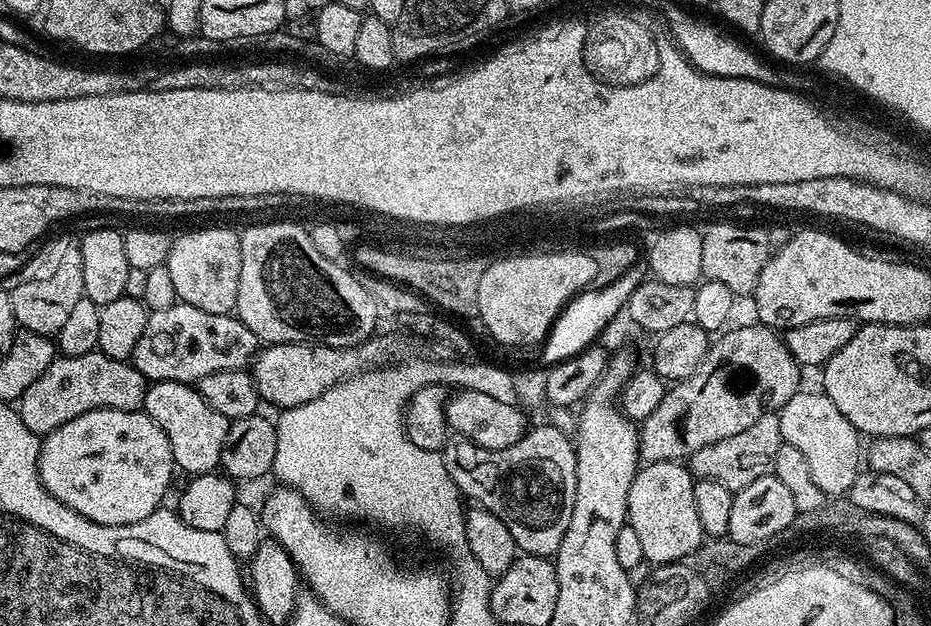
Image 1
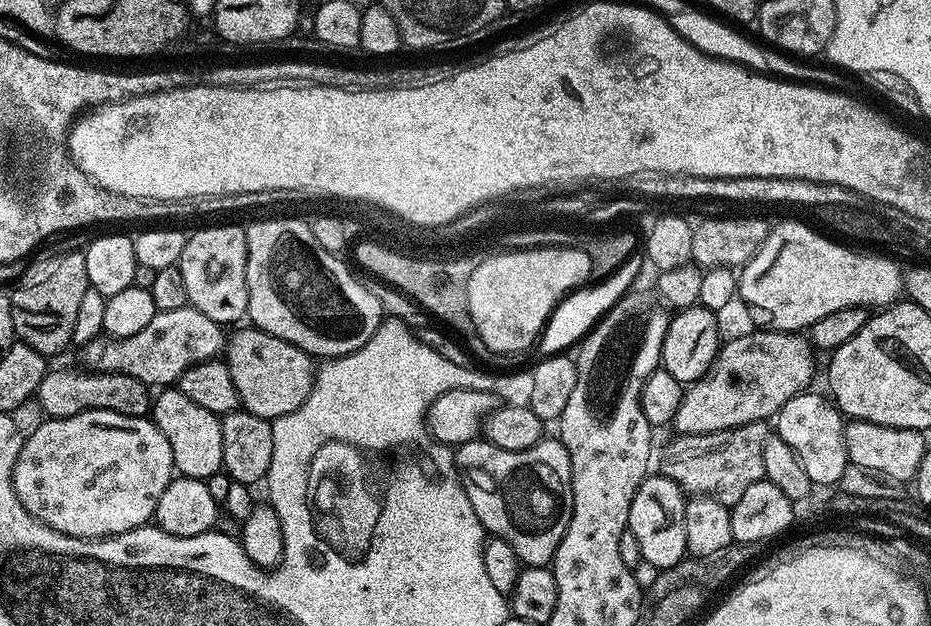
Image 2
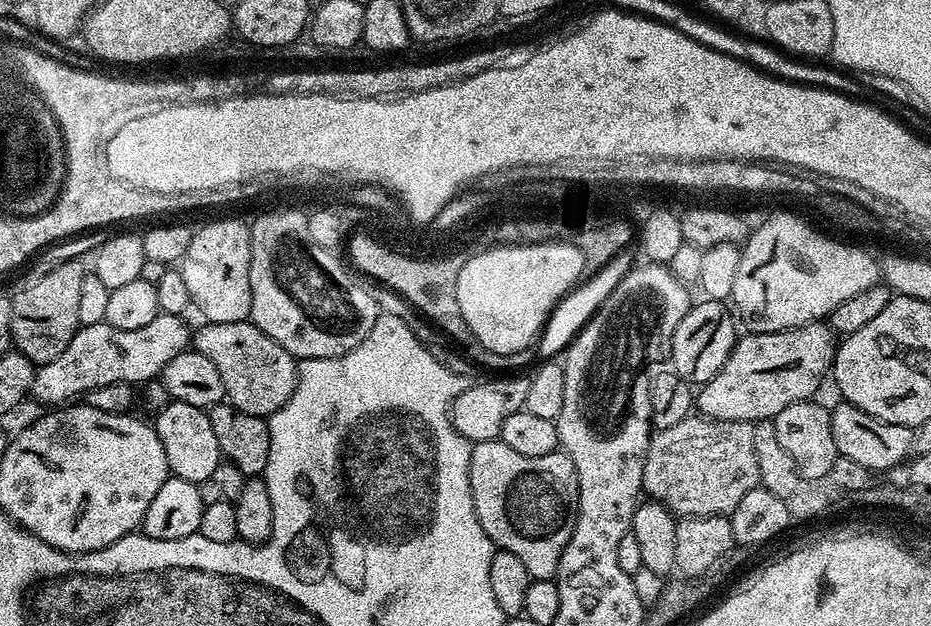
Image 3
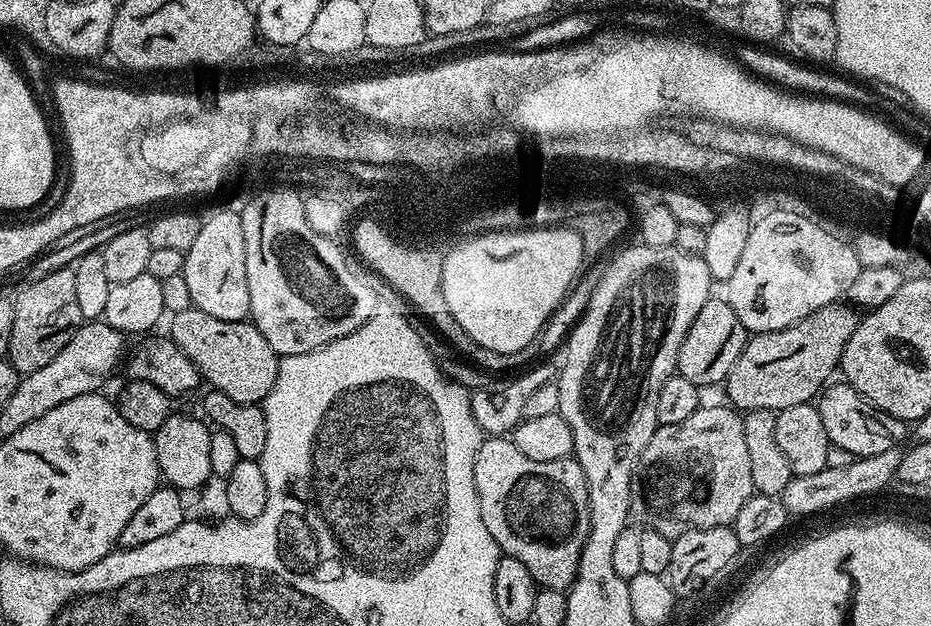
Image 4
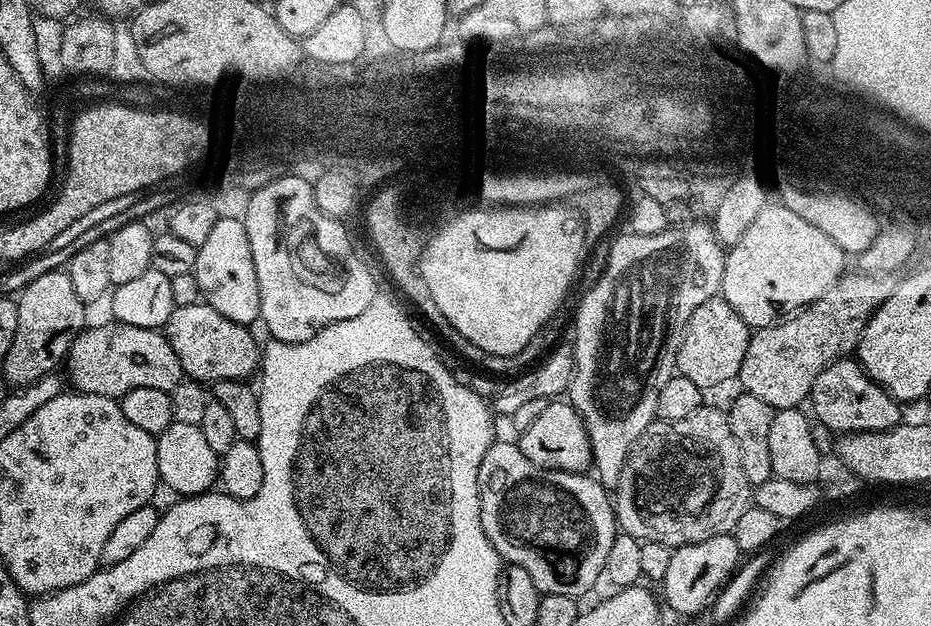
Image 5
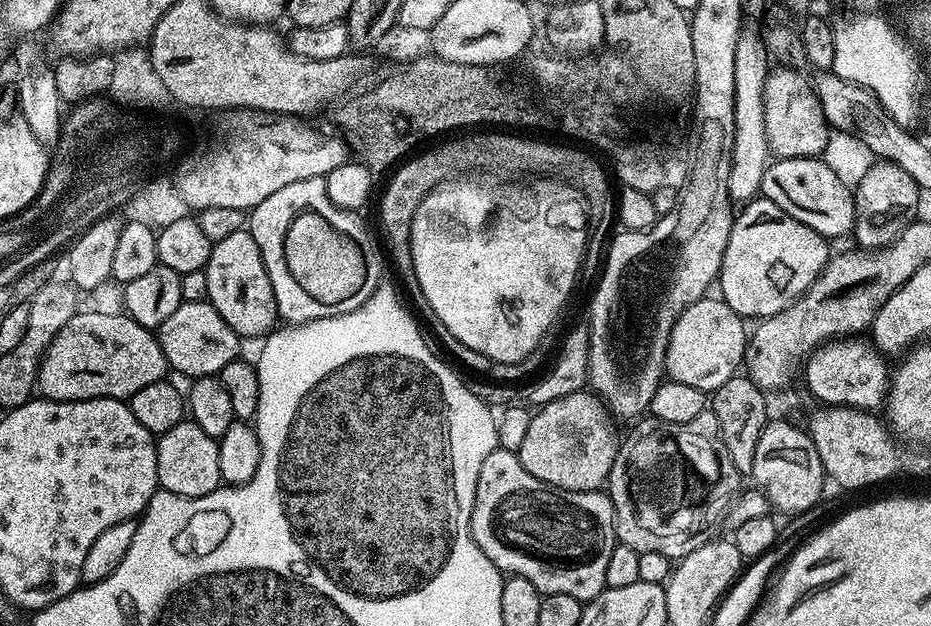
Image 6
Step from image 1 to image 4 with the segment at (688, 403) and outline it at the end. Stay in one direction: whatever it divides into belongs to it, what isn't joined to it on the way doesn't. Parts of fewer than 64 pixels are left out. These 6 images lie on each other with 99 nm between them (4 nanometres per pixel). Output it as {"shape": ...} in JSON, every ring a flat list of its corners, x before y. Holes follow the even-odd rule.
{"shape":[[837,302,822,306,822,310,789,328,755,333,742,354,738,354,738,362,734,362,722,385,723,391,728,391,727,403,744,412,768,408,778,413,786,406,815,401,821,389,833,379,832,371,835,373,839,369,846,342,850,342,850,334,854,334,860,321,853,305]]}

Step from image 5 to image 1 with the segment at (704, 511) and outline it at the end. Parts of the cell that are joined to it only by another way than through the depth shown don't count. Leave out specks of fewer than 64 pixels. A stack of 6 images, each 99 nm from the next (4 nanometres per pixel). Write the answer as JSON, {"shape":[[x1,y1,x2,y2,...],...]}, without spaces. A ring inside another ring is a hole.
{"shape":[[768,412,746,430,733,434,730,438,722,438,722,442,702,446,702,450,698,450,690,457,690,471,693,477,701,480,722,482,735,494,740,489,750,486,750,482,772,472,772,463,781,443,780,417,775,412]]}

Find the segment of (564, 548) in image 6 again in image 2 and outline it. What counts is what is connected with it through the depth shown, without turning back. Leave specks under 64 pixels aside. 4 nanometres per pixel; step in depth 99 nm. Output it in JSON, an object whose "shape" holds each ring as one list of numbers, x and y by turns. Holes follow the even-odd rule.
{"shape":[[477,438,459,445,454,452,454,463,461,484,478,514,485,533,502,542,510,542,521,565,548,566,556,557,558,546,570,526,572,517,572,467,570,454,559,439,541,438,530,450,502,450,488,440]]}

